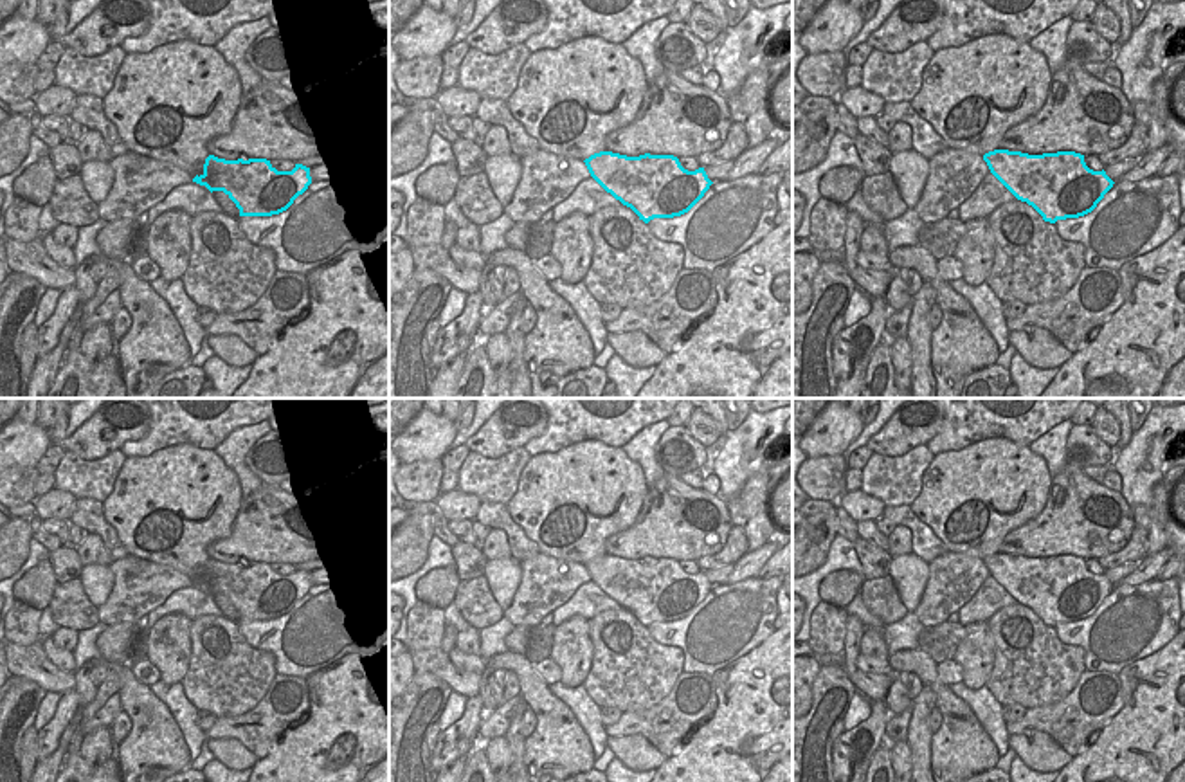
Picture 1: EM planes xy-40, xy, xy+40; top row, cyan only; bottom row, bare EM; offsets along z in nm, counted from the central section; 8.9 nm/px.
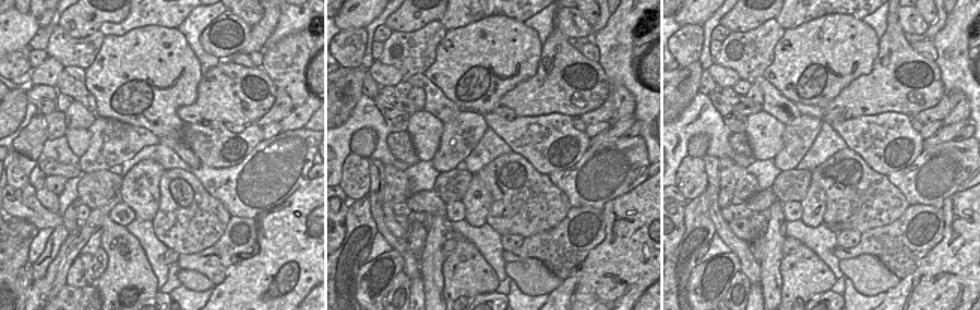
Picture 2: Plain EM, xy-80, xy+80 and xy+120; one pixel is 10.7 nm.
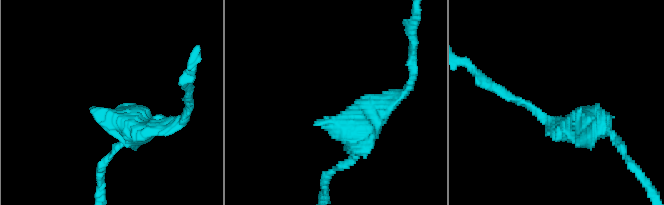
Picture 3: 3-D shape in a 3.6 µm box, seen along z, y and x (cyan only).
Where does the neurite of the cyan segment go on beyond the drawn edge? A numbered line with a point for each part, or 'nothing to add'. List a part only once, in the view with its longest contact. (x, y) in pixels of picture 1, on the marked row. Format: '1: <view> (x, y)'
nothing to add

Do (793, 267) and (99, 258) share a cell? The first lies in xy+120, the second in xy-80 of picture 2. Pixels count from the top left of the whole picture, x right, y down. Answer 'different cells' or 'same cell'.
different cells

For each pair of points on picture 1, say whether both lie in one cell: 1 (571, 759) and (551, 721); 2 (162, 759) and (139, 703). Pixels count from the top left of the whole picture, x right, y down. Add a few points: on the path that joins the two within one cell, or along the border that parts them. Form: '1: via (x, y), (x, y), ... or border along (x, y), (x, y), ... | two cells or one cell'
1: via (562, 750), (557, 730) | one cell
2: via (155, 745), (150, 718) | one cell

